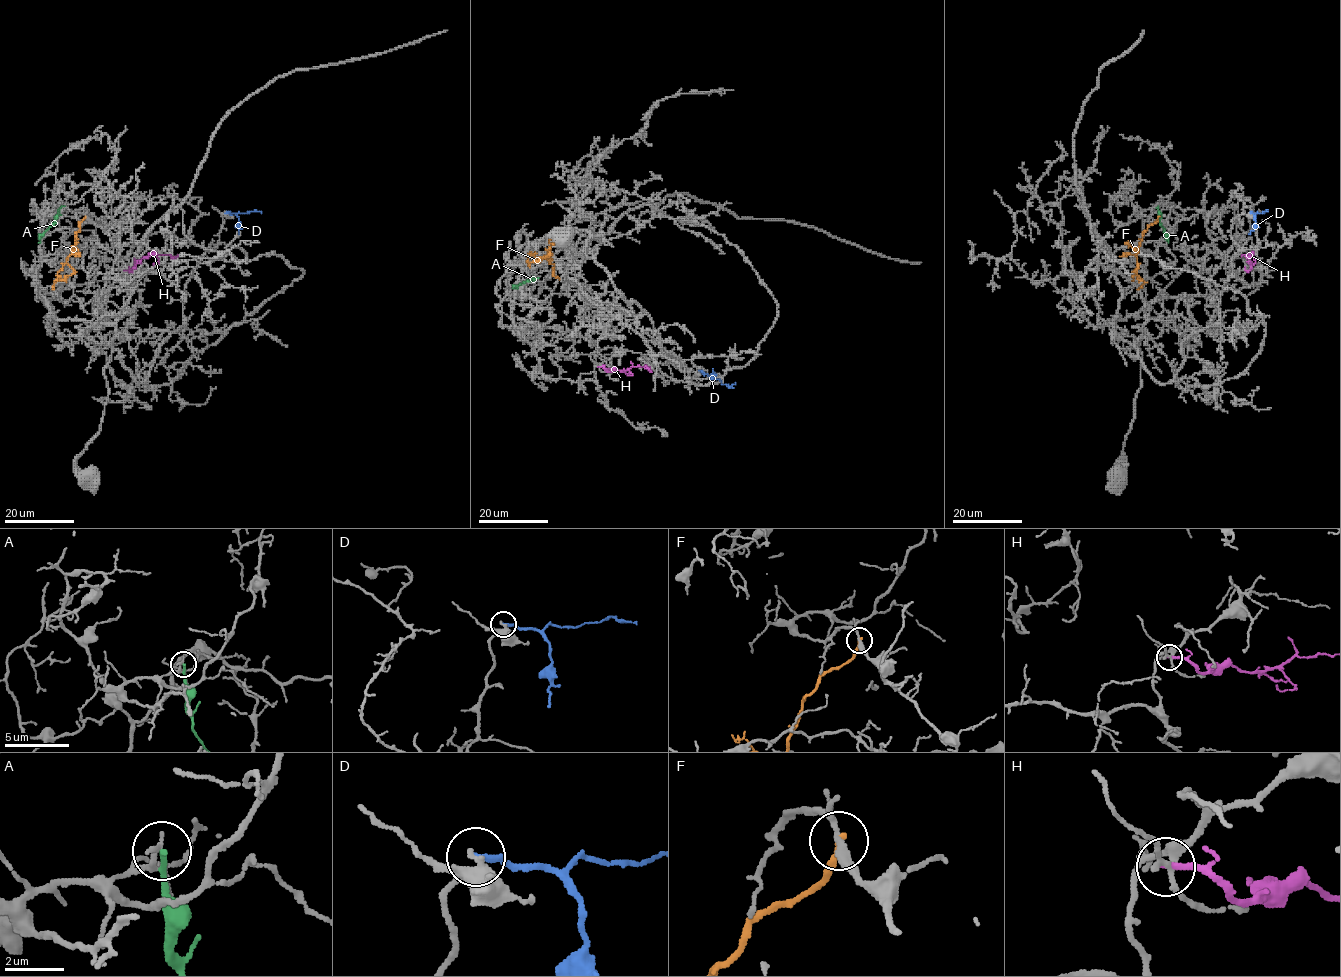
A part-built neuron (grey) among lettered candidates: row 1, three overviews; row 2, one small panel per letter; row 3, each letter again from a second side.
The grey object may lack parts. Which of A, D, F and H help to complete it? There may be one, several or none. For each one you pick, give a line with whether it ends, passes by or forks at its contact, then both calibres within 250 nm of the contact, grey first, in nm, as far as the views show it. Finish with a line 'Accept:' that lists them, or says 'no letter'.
Accept: no letter

